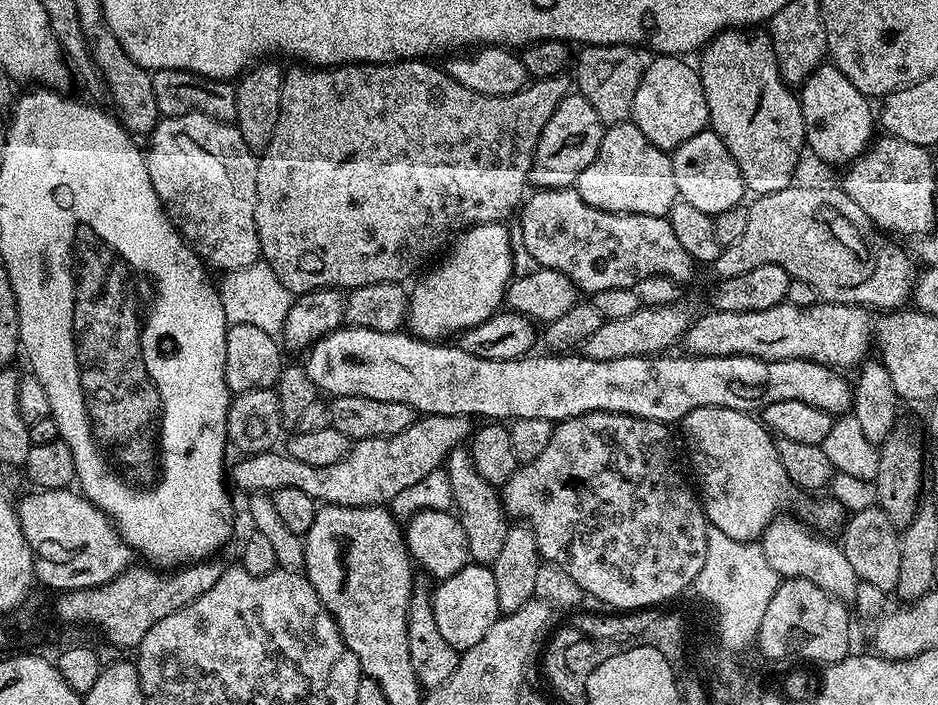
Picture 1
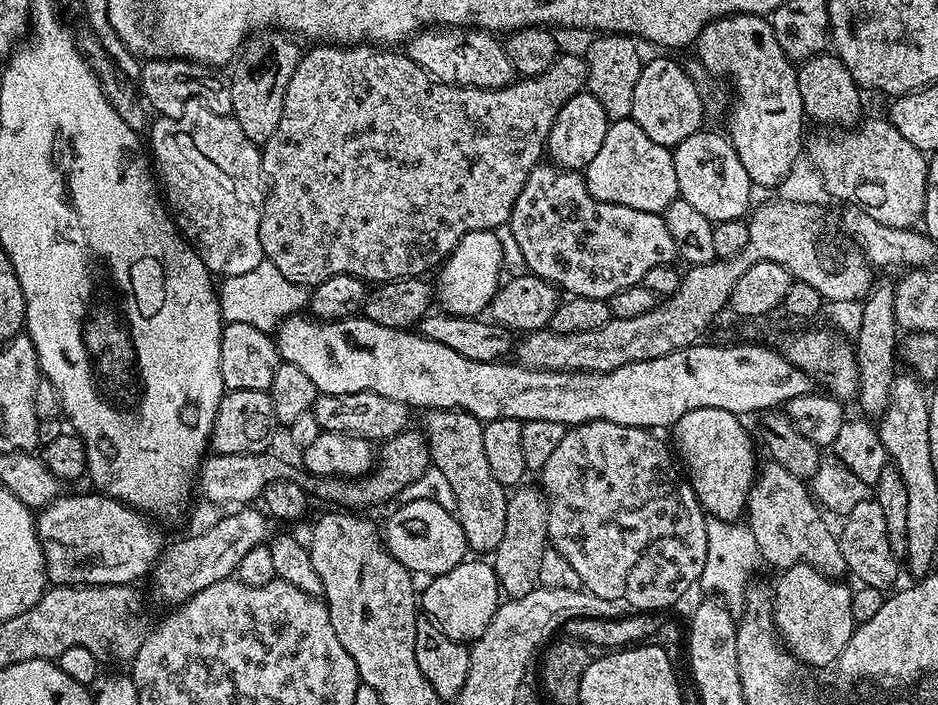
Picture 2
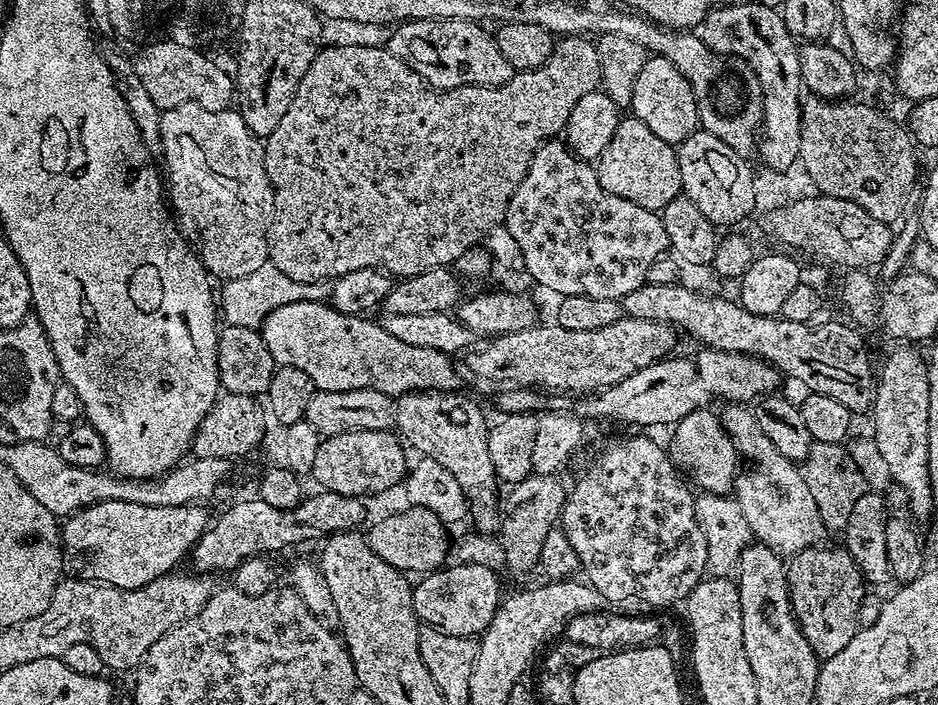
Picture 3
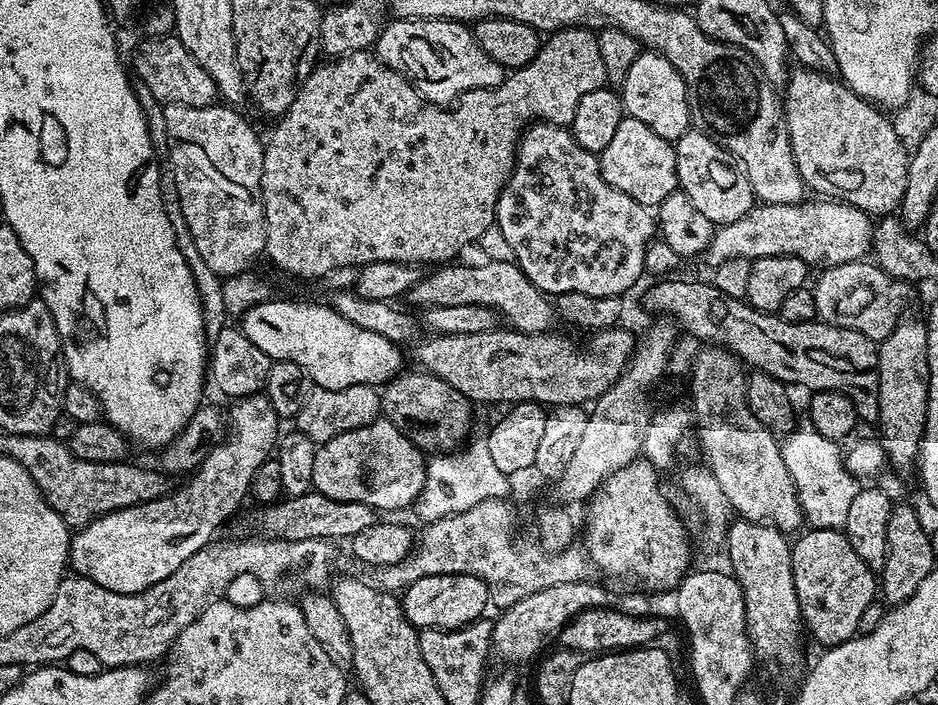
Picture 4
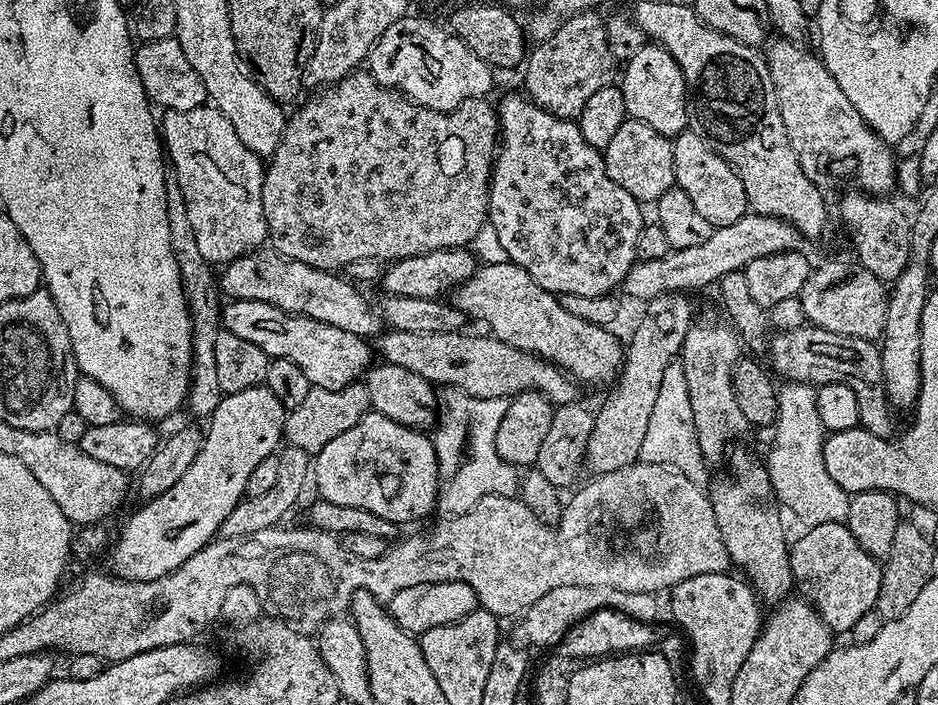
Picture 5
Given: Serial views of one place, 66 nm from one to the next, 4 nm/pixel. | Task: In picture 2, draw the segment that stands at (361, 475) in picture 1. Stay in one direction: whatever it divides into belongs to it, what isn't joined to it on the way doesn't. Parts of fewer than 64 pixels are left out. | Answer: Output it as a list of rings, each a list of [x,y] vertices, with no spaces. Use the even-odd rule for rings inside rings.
[[[405,430],[390,440],[383,441],[384,461],[377,463],[363,478],[341,478],[325,476],[317,479],[316,496],[320,500],[329,500],[332,504],[349,504],[349,509],[364,510],[367,504],[380,504],[391,496],[399,494],[403,488],[416,484],[430,472],[430,457],[427,439],[419,431]],[[275,451],[259,452],[258,454],[215,454],[209,455],[207,459],[200,465],[198,473],[198,492],[205,496],[212,504],[232,504],[228,506],[248,506],[253,502],[259,501],[263,497],[266,486],[270,486],[279,480],[294,480],[297,484],[301,484],[304,489],[311,489],[314,483],[313,477],[307,471],[295,468],[292,464],[287,464],[280,456],[275,456]]]

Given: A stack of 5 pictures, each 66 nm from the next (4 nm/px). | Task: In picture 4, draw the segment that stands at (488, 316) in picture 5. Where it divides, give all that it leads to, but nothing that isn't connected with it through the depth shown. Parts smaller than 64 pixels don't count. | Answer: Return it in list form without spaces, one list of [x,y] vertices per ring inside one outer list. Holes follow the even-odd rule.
[[[489,260],[477,268],[450,262],[435,269],[433,276],[425,275],[406,297],[407,303],[417,304],[420,310],[434,306],[486,306],[509,320],[517,332],[547,332],[553,327],[554,308],[549,297],[526,278],[520,265],[512,260]],[[504,315],[504,316],[503,316]]]

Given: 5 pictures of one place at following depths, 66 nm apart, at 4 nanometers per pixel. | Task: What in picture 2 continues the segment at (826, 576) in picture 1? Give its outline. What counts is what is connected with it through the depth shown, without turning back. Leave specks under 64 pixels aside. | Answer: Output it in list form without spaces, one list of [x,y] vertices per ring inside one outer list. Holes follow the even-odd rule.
[[[768,462],[765,468],[763,465],[759,469],[748,492],[746,523],[752,529],[754,542],[758,542],[765,565],[773,564],[776,570],[783,570],[795,564],[808,564],[824,576],[843,577],[848,567],[842,558],[840,541],[823,515],[825,513],[818,507],[809,485],[790,474],[790,470],[774,462]]]

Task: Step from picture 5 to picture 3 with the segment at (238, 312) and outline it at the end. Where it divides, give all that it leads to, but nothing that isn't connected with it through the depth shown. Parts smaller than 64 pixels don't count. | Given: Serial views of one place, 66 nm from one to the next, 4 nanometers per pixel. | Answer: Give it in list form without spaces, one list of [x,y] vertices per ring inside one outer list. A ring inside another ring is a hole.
[[[302,301],[282,306],[265,318],[258,331],[277,365],[298,366],[298,370],[310,374],[321,392],[373,388],[387,396],[399,398],[407,392],[450,392],[461,387],[460,376],[452,365],[453,357],[449,353],[426,350],[402,338],[394,338],[394,334],[385,330],[383,323],[376,321],[375,324],[372,318],[364,316],[342,314],[328,302]]]

